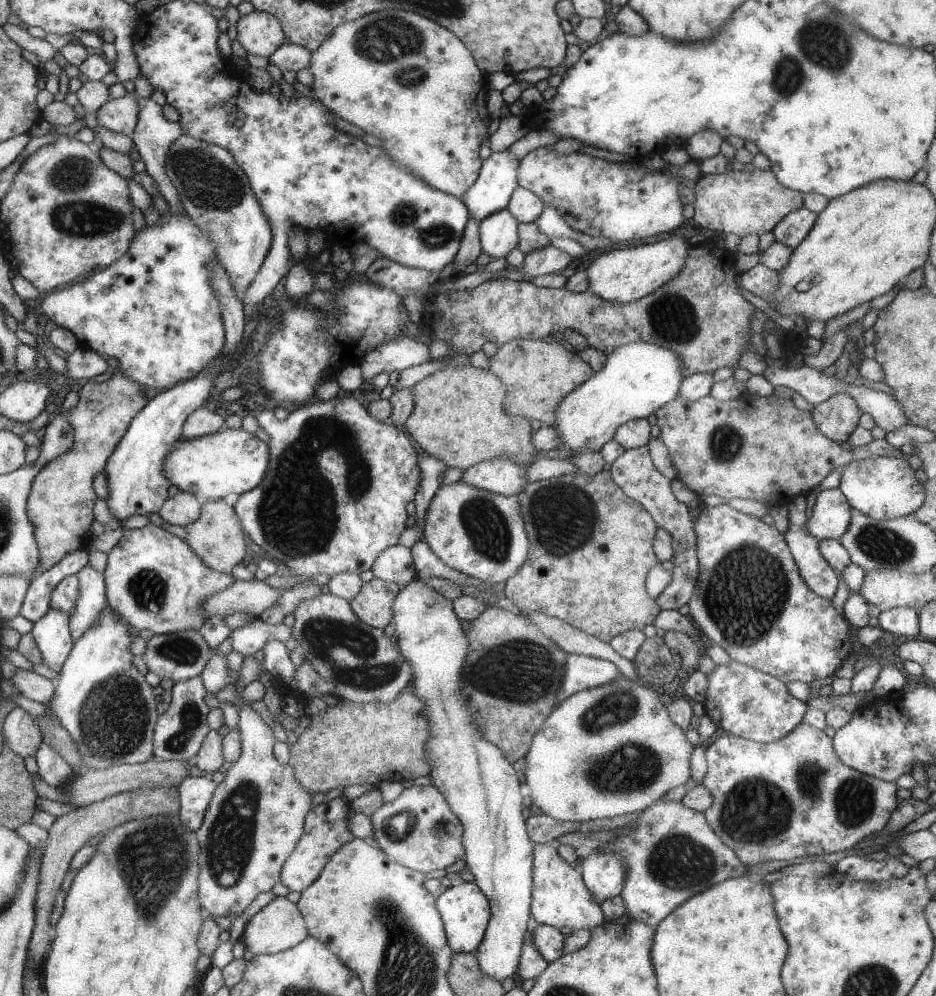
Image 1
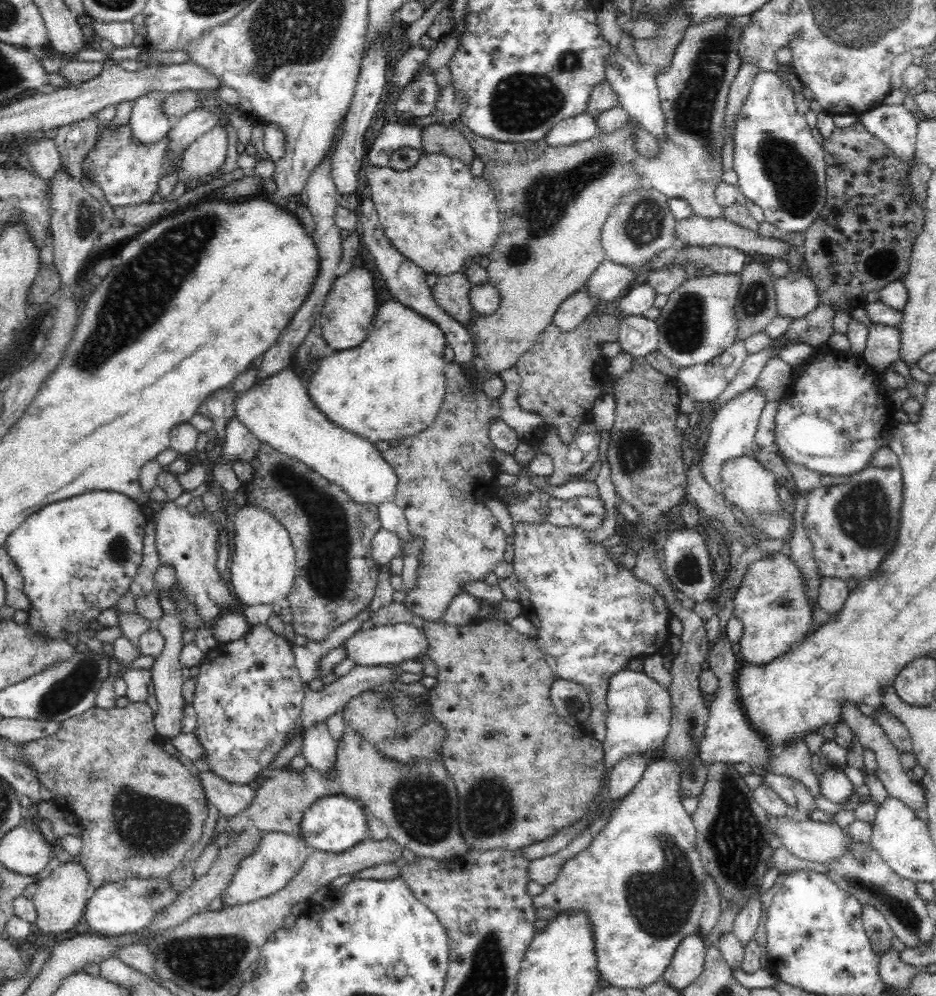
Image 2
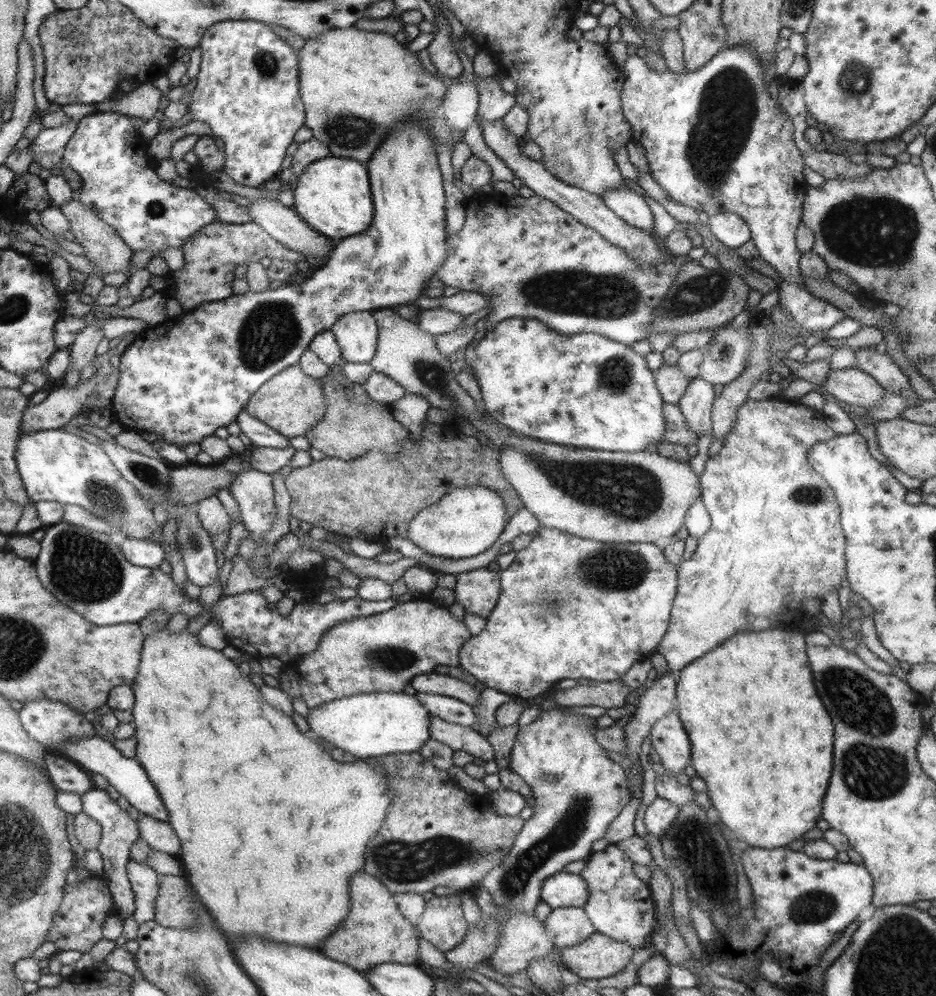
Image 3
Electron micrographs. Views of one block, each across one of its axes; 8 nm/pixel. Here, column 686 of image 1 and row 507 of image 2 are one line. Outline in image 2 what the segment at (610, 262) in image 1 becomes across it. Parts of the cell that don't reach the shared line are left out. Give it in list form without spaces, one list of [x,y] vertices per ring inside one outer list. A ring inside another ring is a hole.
[[[246,504],[236,514],[234,544],[236,548],[230,566],[230,588],[242,608],[260,604],[286,604],[286,598],[296,582],[296,550],[288,530],[272,516],[272,512]]]

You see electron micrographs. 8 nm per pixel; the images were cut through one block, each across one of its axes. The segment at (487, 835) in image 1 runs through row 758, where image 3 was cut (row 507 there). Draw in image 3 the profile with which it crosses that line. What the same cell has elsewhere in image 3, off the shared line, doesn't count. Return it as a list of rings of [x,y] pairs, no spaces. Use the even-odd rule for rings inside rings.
[[[485,486],[455,488],[447,492],[437,504],[419,512],[411,520],[405,538],[427,556],[441,560],[465,560],[483,554],[493,544],[497,544],[507,526],[507,520],[507,504],[499,492],[493,492]]]

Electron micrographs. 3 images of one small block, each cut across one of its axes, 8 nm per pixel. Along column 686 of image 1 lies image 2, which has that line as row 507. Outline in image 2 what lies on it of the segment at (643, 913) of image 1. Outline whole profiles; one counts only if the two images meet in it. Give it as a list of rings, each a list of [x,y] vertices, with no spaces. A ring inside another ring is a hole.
[[[874,468],[850,474],[850,482],[816,488],[806,494],[808,506],[804,514],[804,528],[814,546],[814,560],[824,578],[854,578],[858,584],[876,576],[876,568],[898,542],[902,516],[902,468]]]

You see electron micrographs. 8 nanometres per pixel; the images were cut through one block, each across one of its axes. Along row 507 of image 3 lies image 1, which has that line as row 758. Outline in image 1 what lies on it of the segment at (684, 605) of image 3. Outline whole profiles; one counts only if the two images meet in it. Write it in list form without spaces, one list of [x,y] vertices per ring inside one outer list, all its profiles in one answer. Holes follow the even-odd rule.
[[[803,722],[779,742],[771,744],[737,736],[715,736],[705,744],[705,762],[707,774],[701,784],[711,792],[713,804],[703,814],[717,838],[731,848],[745,866],[855,848],[861,838],[877,836],[899,804],[899,788],[895,782],[883,782],[845,766],[833,750],[833,738],[827,738],[821,730]]]

